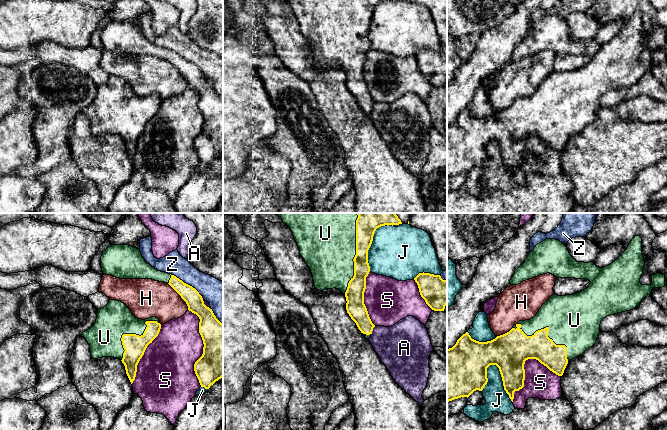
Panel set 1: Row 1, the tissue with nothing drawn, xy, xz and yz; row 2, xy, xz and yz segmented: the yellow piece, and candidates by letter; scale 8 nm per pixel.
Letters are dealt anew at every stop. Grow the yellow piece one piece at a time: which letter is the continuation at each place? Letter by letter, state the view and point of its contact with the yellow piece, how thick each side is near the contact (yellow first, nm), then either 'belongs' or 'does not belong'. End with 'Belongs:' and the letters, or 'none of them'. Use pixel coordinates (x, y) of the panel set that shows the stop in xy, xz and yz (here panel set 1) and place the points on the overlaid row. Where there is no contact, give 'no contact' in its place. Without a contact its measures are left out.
A: contact xz (372, 330); calibres 150 and 340 nm; does not belong
H: contact xy (180, 295); calibres 140 and 300 nm; does not belong
J: contact yz (502, 380); calibres 300 and 190 nm; does not belong
S: contact yz (523, 366); calibres 300 and 240 nm; does not belong
U: contact yz (548, 329); calibres 220 and 420 nm; belongs
Z: contact xy (187, 284); calibres 140 and 200 nm; does not belong
Belongs: U

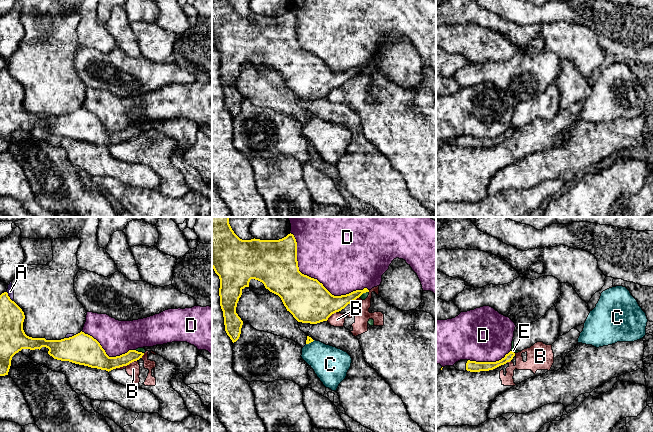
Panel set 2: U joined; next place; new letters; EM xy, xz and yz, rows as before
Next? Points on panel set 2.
A: contact xy (9, 297); calibres 190 and 50 nm; does not belong
B: contact xy (125, 365); calibres 180 and 110 nm; does not belong
C: contact xz (310, 342); calibres 50 and 280 nm; does not belong
D: contact xz (315, 279); calibres 340 and 480 nm; does not belong
E: contact xz (363, 292); calibres 130 and 50 nm; does not belong
Belongs: none of them

